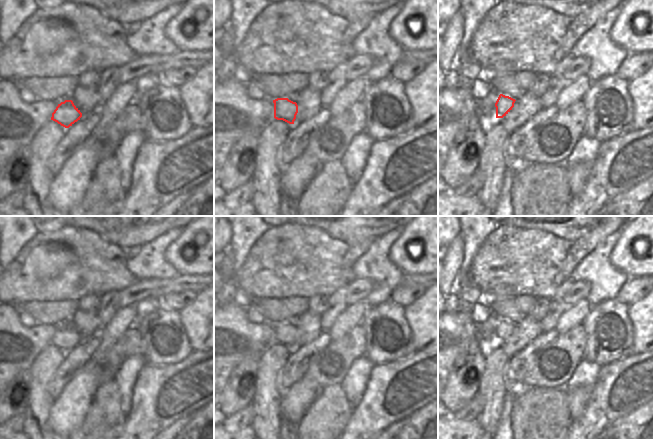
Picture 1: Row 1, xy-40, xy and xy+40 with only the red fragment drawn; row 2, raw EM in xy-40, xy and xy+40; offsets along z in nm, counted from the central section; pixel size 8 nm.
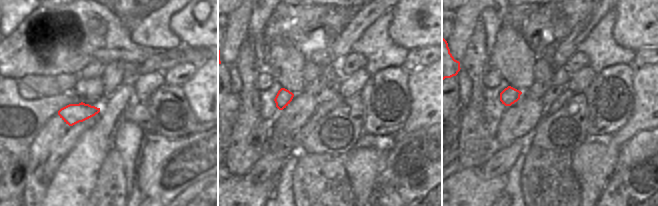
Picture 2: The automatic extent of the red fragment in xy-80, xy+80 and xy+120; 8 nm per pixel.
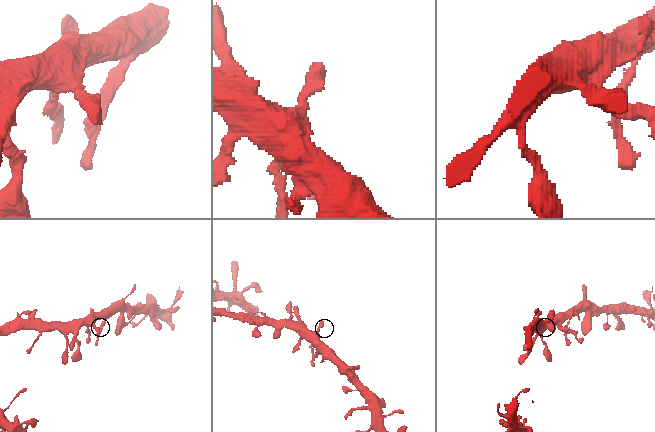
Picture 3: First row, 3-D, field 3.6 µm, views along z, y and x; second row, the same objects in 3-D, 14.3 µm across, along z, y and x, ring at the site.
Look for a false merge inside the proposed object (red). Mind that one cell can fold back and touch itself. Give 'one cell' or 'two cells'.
one cell

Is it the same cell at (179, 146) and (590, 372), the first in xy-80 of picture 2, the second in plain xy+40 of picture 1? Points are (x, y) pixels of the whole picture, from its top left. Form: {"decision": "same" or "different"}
{"decision": "different"}

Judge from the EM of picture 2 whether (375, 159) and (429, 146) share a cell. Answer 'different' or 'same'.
different

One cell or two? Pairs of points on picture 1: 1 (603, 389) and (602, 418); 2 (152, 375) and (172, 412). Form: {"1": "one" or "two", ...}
{"1": "one", "2": "one"}

